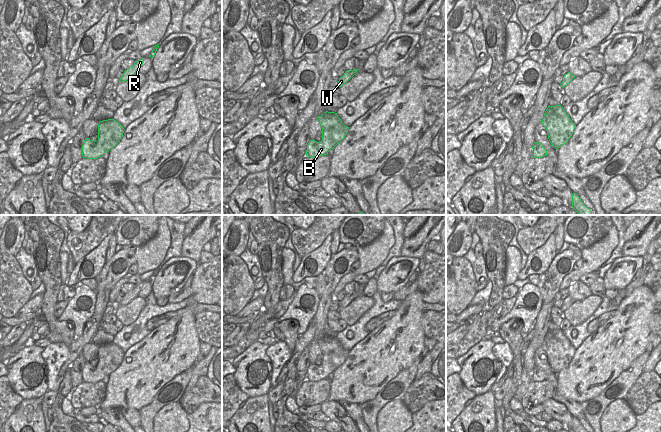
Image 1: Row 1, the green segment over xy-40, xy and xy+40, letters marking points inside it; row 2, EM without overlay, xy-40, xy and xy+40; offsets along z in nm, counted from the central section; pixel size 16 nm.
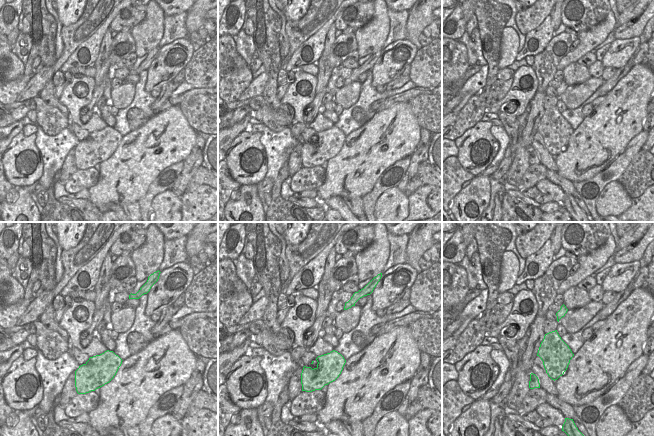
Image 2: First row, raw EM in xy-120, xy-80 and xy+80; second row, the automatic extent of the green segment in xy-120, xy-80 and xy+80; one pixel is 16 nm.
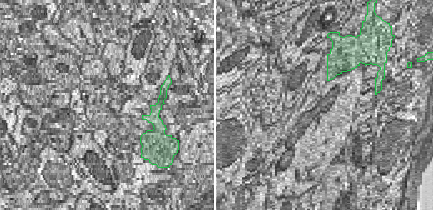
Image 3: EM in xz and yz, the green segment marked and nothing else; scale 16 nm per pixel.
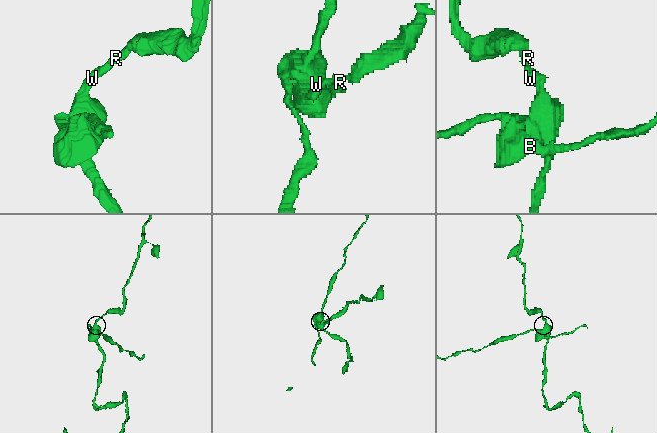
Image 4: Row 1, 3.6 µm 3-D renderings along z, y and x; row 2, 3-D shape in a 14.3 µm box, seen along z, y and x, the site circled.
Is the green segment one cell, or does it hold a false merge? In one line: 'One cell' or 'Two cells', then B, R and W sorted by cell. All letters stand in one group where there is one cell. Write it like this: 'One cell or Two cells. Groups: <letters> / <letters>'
Two cells. Groups: B / R W

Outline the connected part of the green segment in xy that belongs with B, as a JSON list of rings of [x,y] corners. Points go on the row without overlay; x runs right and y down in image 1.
[[[342,348],[330,353],[322,353],[322,364],[317,366],[310,364],[307,369],[306,380],[318,382],[327,379],[328,376],[339,368],[346,360],[347,351]]]

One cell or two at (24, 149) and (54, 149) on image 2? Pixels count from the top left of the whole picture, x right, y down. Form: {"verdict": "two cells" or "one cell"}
{"verdict": "two cells"}

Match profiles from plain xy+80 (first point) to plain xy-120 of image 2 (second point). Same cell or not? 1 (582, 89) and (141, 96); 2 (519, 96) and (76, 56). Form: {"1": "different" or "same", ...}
{"1": "different", "2": "different"}

